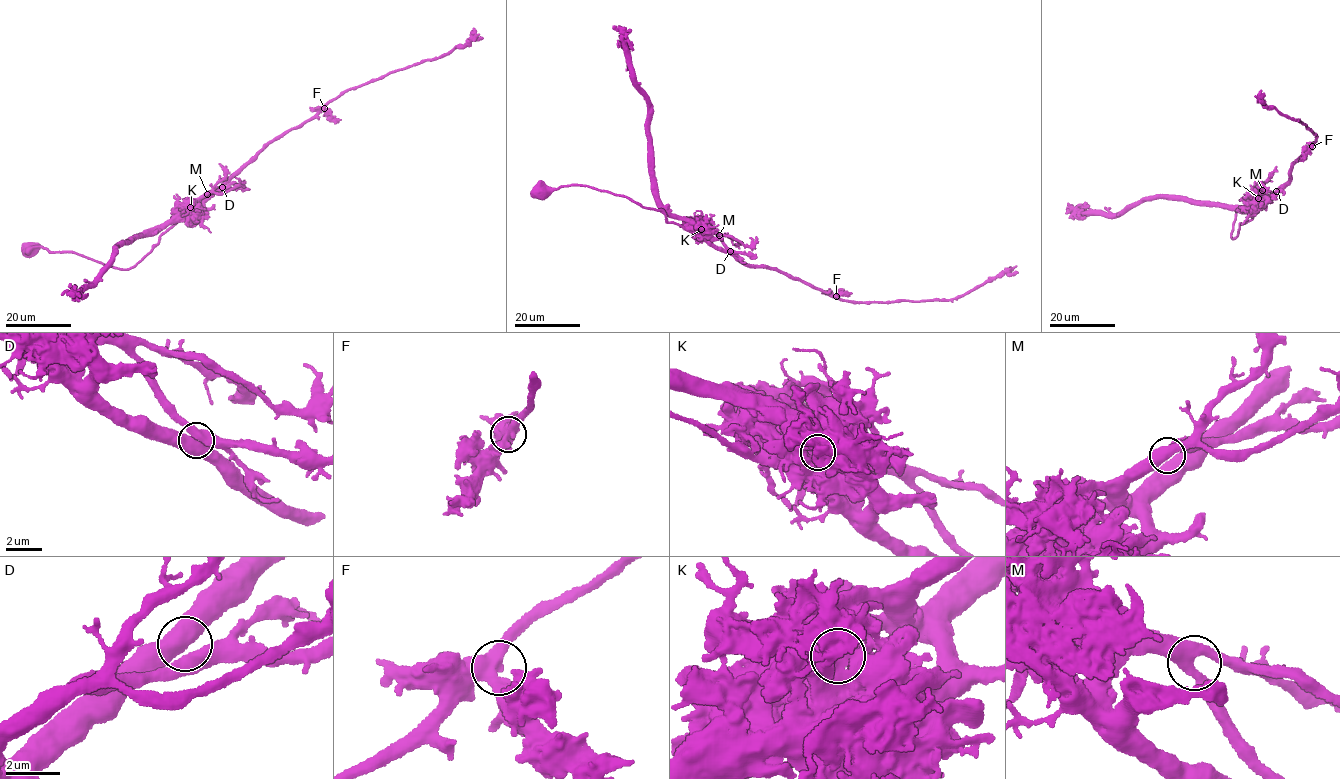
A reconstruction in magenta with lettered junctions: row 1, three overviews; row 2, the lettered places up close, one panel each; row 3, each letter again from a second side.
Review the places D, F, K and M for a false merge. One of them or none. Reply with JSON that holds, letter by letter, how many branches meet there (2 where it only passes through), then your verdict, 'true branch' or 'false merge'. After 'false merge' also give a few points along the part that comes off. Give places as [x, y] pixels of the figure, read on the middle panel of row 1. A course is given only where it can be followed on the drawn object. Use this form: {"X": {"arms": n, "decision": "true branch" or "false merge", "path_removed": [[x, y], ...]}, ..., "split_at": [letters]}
{"D": {"arms": 2, "decision": "true branch"}, "F": {"arms": 3, "decision": "true branch"}, "K": {"arms": 1, "decision": "false merge", "path_removed": [[700, 230], [711, 242], [748, 265], [764, 265], [853, 302], [954, 299], [1016, 266]]}, "M": {"arms": 3, "decision": "true branch"}, "split_at": ["K"]}

